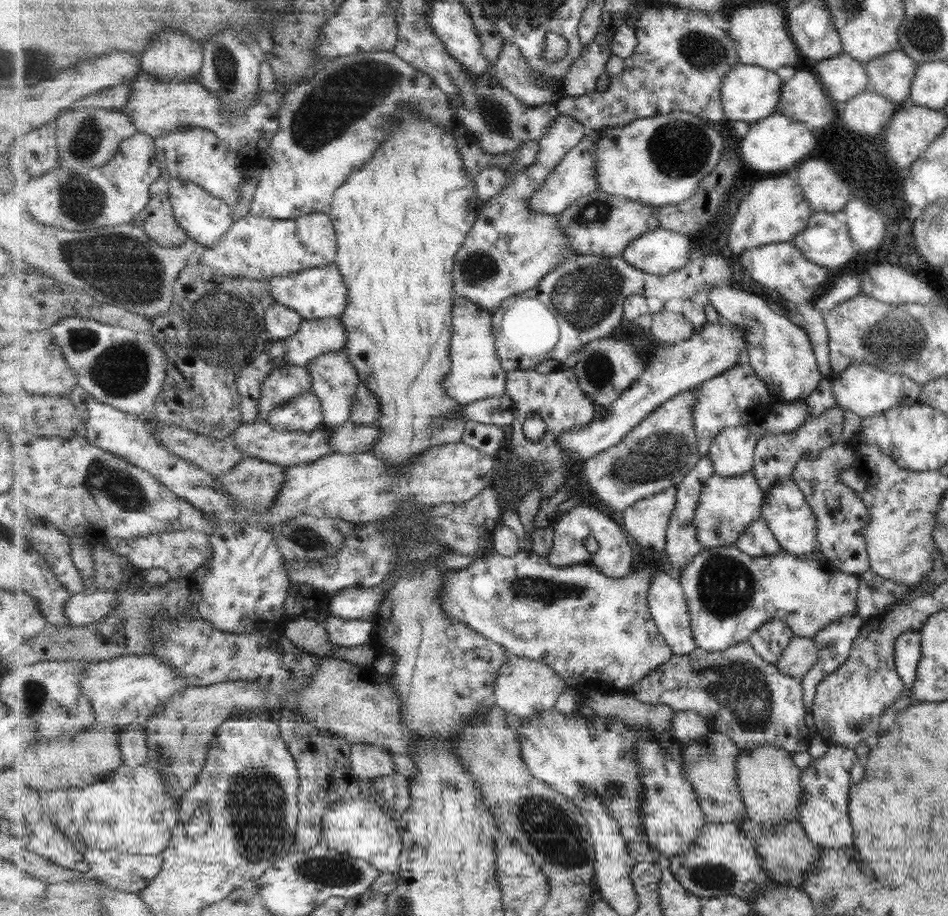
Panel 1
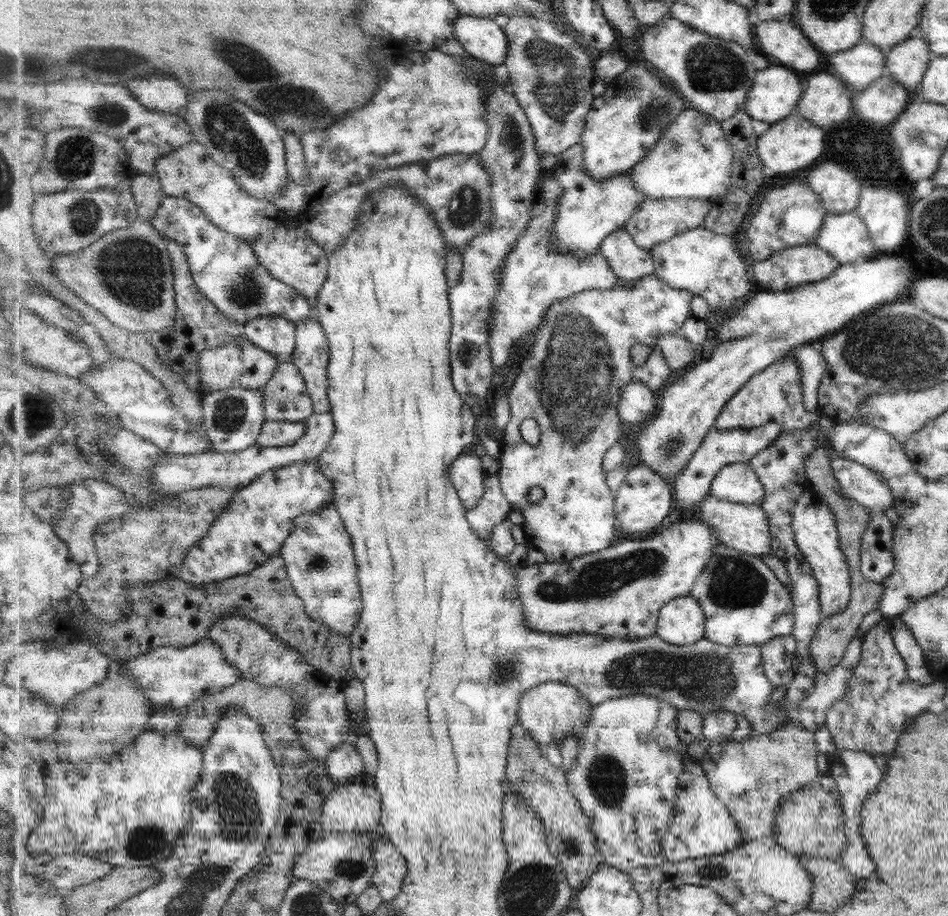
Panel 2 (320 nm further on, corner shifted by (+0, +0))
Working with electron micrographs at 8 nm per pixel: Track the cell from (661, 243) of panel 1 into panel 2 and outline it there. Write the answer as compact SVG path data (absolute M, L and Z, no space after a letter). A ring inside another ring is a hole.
M705 226L689 229L667 242L655 245L651 252L655 259L655 273L659 278L673 288L690 290L695 296L701 296L712 310L731 310L755 288L735 240Z

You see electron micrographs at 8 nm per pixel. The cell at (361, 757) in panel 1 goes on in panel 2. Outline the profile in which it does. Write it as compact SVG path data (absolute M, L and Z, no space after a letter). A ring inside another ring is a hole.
M352 740L337 746L326 760L329 776L337 785L353 782L359 775L366 774L365 759Z

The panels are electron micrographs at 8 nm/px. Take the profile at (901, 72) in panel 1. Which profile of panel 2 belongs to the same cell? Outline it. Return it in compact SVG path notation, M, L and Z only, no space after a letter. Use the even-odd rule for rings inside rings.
M909 37L887 49L880 49L880 51L887 69L886 73L902 84L905 90L911 92L914 86L920 83L931 56L927 43L923 39Z

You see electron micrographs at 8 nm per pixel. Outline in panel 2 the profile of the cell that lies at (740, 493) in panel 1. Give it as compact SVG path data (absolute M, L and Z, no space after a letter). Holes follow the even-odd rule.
M709 494L699 511L701 520L712 526L713 534L719 538L720 544L762 559L772 553L770 522L768 514L761 506L739 505Z

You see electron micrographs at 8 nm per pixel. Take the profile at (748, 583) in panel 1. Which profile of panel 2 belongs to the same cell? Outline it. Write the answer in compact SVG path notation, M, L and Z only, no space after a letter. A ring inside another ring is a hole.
M723 544L713 555L691 594L700 602L706 617L704 637L735 646L761 645L776 636L791 635L797 619L791 588L777 578L764 559Z

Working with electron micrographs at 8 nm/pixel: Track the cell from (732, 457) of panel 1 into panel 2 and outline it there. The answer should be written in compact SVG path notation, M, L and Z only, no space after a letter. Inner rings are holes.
M750 463L724 466L713 480L713 497L739 505L759 505L765 501L765 488Z

